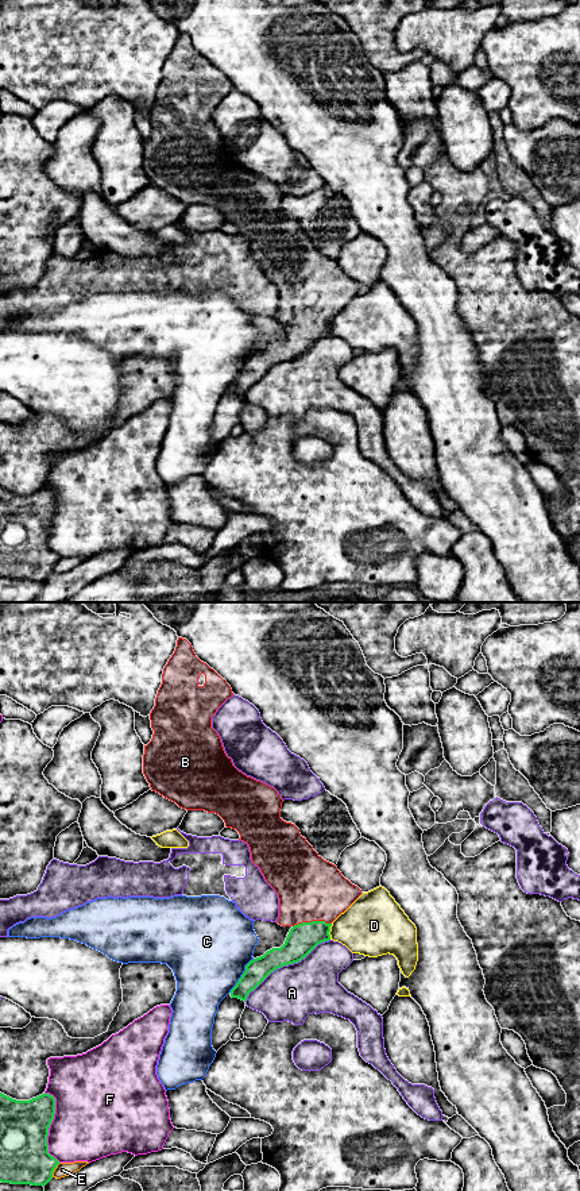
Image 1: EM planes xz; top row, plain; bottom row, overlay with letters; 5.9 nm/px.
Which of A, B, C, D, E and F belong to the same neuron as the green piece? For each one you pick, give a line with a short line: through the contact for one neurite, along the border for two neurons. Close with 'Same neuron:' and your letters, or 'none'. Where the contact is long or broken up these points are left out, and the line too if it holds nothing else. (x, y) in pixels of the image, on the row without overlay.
B: line xz (302, 334), (312, 316), (309, 284)
Same neuron: B

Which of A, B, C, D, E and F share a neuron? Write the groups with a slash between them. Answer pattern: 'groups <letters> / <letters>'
groups A / B / C / D / E / F

